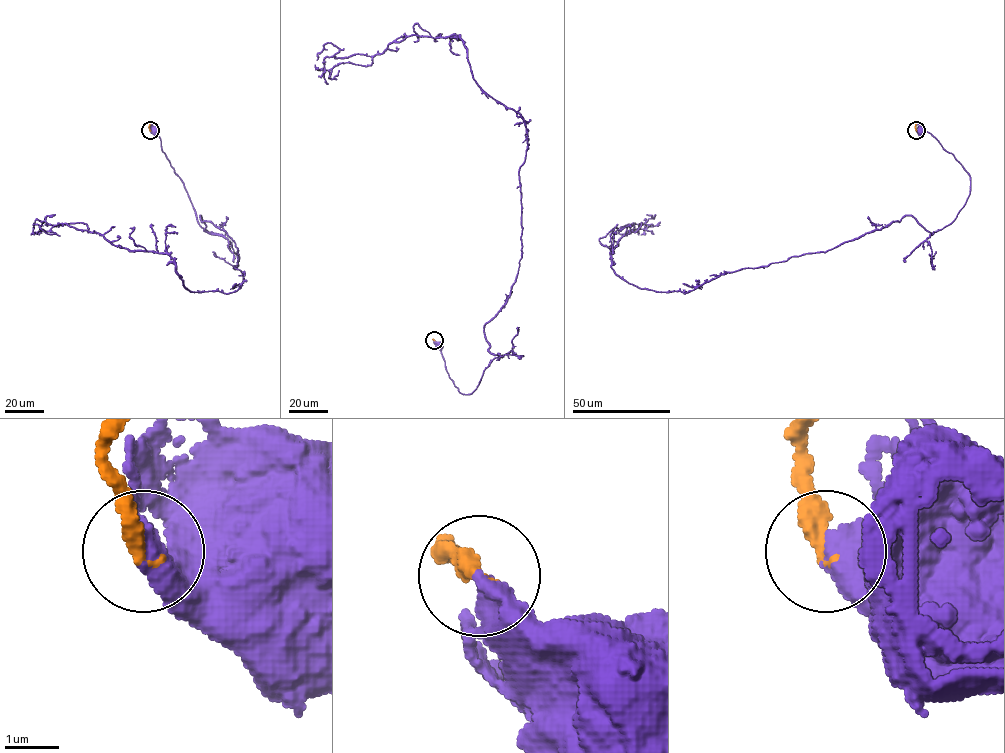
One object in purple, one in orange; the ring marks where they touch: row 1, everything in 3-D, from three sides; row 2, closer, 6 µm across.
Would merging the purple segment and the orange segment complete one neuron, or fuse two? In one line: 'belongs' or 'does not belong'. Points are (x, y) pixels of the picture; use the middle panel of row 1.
belongs

